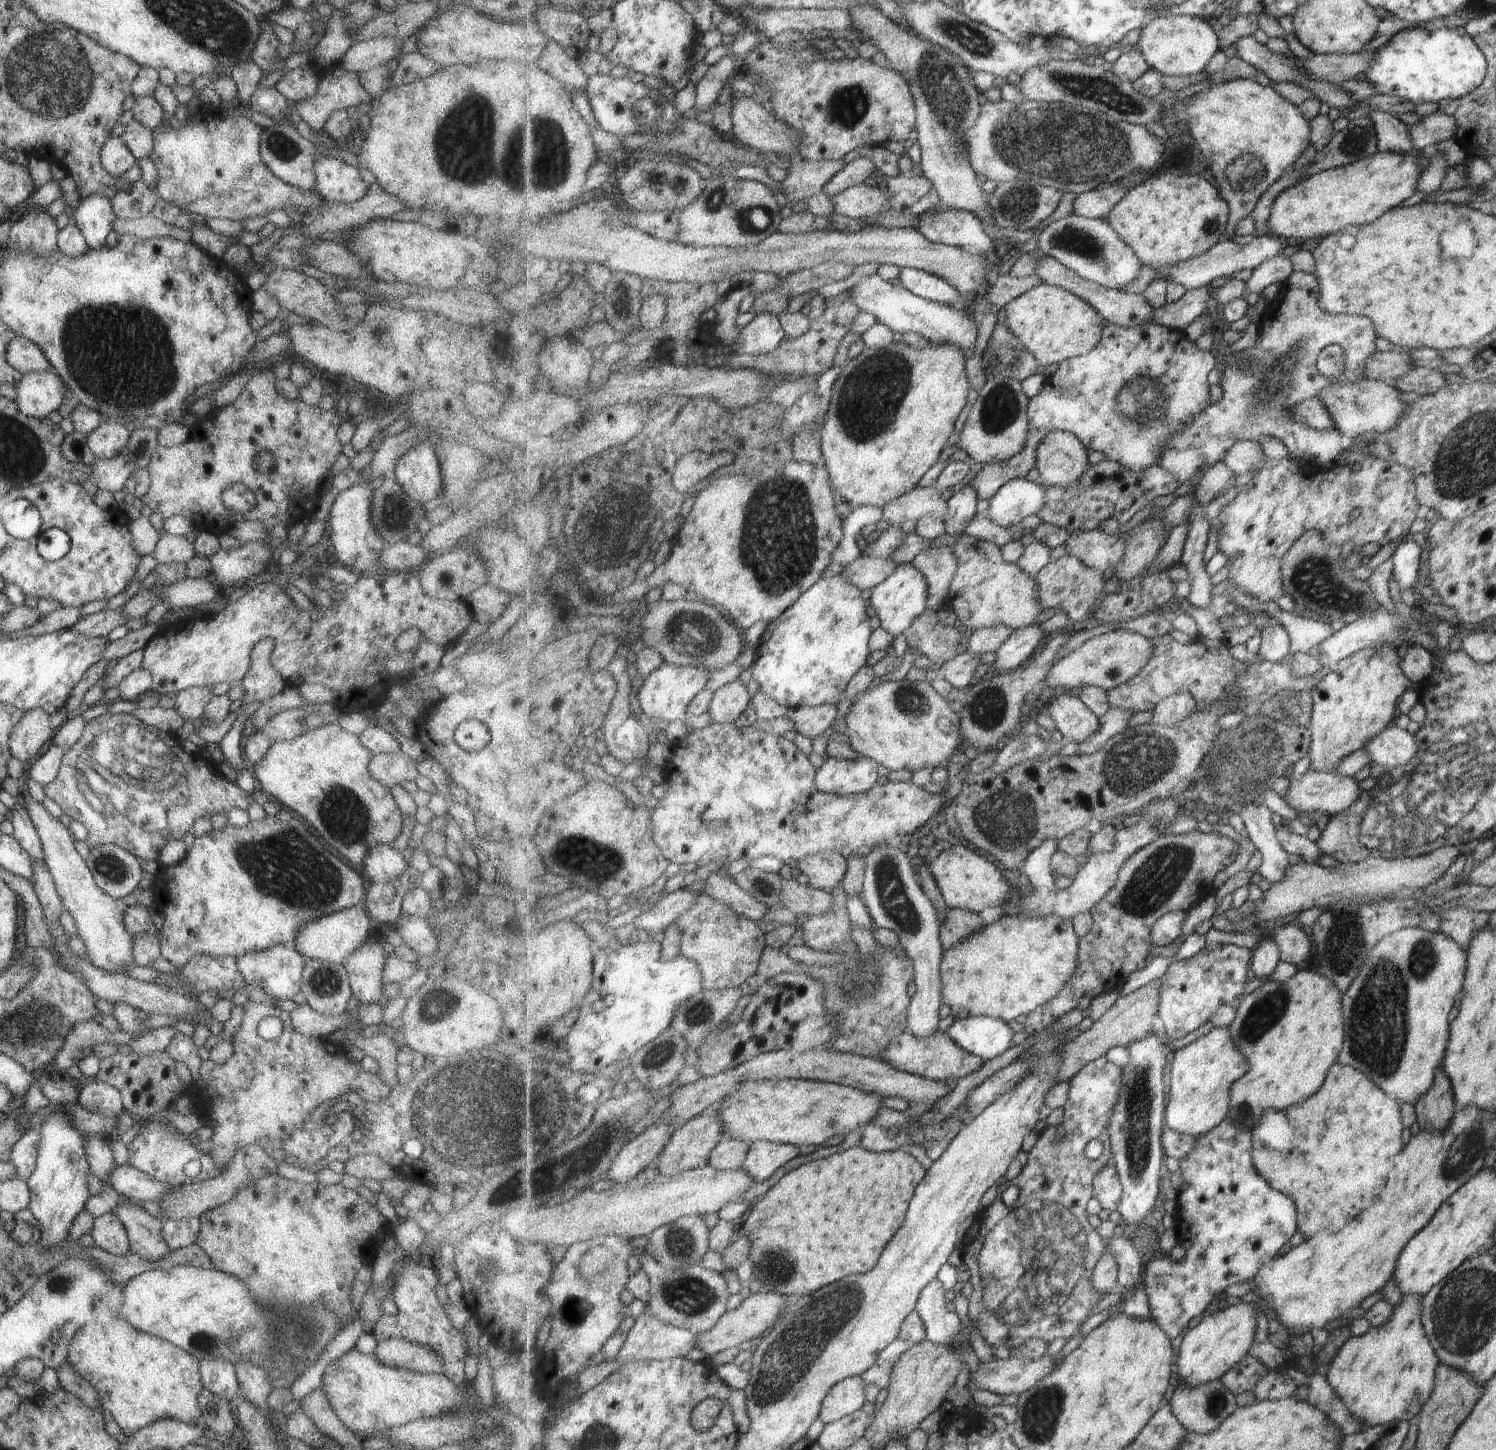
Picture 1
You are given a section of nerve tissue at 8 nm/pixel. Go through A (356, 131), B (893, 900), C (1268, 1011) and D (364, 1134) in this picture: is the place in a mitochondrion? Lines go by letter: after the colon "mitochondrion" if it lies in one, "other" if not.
A: other
B: mitochondrion
C: mitochondrion
D: other

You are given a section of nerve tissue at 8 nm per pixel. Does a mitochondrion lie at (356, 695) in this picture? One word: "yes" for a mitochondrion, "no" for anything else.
no

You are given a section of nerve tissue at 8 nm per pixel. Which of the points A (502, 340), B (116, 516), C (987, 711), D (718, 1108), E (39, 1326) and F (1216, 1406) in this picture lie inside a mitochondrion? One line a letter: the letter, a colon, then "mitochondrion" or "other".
A: other
B: other
C: mitochondrion
D: other
E: other
F: mitochondrion

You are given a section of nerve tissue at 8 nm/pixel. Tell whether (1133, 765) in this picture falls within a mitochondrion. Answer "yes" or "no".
yes

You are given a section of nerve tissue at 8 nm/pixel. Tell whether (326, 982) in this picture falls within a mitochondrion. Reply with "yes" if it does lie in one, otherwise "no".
yes

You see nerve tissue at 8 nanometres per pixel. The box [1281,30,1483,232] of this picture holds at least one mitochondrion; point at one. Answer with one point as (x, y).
(1356, 141)

